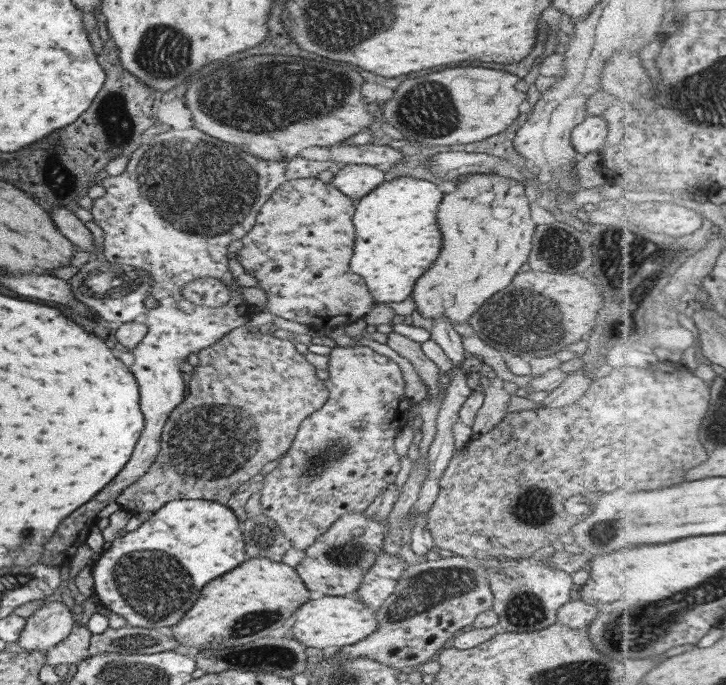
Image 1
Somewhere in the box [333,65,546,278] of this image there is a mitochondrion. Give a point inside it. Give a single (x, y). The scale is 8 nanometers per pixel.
(427, 110)

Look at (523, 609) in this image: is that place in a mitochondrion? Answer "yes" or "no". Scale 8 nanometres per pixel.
yes

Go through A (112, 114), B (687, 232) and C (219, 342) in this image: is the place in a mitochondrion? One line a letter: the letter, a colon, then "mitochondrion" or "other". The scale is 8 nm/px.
A: mitochondrion
B: other
C: other

